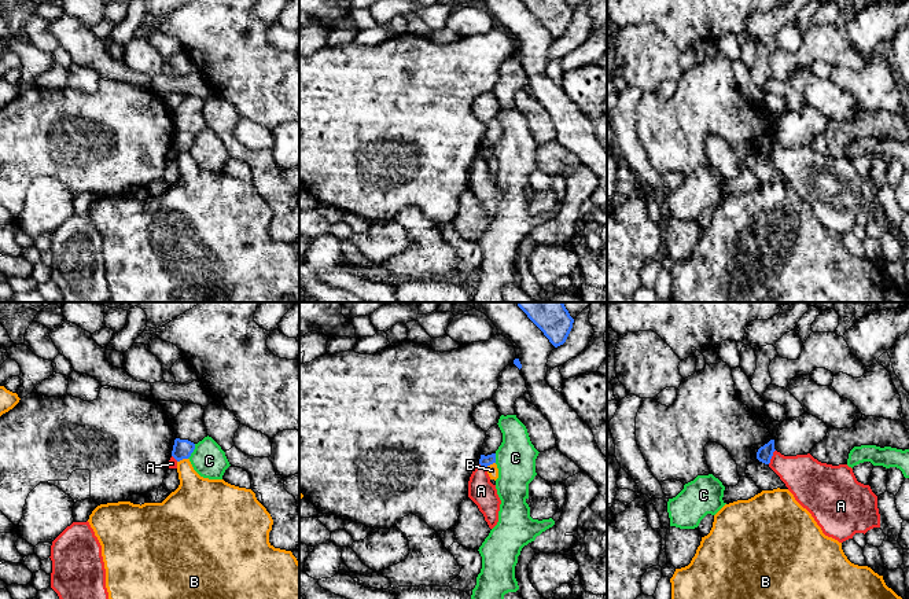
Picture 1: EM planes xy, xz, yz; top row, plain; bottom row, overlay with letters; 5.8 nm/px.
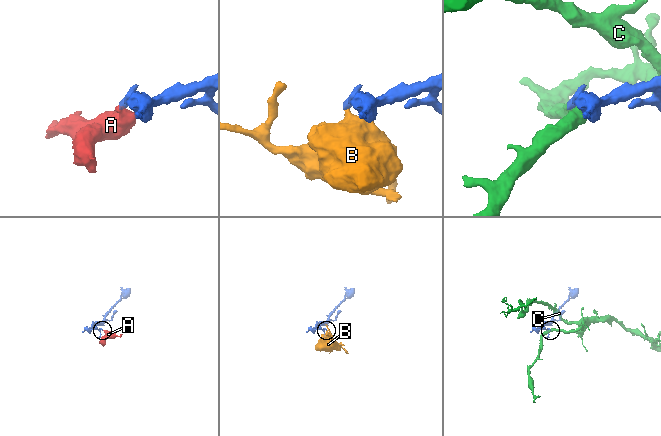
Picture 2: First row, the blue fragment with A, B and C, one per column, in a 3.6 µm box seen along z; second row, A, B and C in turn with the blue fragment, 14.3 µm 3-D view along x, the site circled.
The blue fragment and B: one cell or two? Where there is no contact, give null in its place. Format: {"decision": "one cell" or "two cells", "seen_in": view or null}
{"decision": "two cells", "seen_in": "xy"}

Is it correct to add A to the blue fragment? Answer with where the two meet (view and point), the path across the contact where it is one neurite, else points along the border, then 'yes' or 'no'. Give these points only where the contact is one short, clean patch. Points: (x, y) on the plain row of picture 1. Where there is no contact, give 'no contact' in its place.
meets blue in yz at (772, 147); border along yz (775, 142), (768, 155); no

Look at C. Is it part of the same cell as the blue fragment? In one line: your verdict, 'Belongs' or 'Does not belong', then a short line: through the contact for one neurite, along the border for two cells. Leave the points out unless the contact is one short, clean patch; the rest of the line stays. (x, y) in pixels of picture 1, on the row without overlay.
Does not belong. Line: xy (195, 136), (195, 140), (187, 150)

